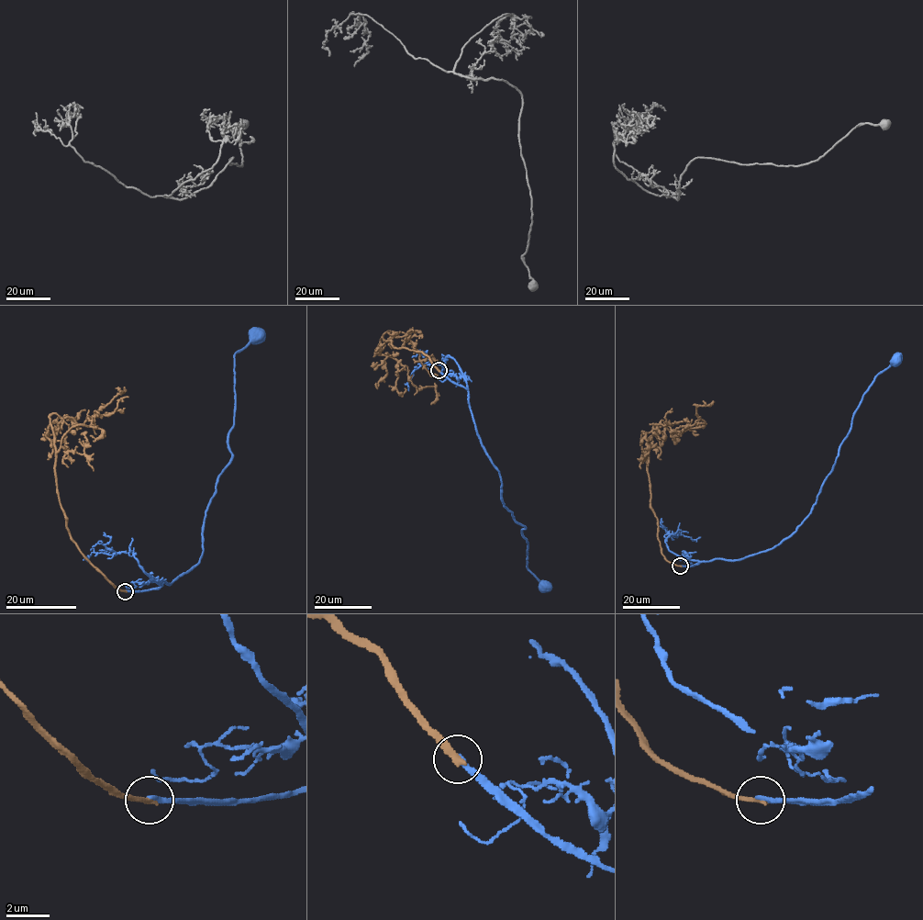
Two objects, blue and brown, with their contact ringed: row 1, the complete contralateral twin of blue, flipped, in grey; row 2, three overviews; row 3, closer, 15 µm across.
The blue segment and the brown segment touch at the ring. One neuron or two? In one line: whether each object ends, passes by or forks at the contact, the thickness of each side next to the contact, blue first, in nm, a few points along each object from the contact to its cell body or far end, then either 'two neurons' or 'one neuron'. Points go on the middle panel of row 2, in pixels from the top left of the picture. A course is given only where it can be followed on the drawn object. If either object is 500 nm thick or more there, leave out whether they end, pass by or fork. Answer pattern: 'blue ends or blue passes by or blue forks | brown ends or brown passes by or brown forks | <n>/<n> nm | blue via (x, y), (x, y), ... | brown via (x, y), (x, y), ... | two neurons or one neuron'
blue ends | brown ends | 240/280 nm | blue via (439, 371), (468, 390), (475, 431), (498, 471), (501, 500), (525, 527), (527, 568), (545, 586) | brown via (439, 371), (420, 352), (394, 348), (383, 336), (377, 352), (407, 367), (417, 387), (433, 387), (430, 404) | two neurons

